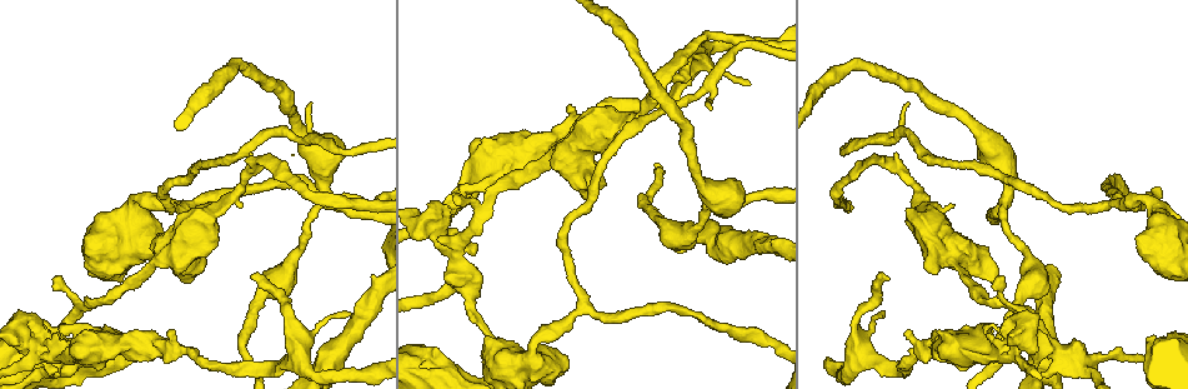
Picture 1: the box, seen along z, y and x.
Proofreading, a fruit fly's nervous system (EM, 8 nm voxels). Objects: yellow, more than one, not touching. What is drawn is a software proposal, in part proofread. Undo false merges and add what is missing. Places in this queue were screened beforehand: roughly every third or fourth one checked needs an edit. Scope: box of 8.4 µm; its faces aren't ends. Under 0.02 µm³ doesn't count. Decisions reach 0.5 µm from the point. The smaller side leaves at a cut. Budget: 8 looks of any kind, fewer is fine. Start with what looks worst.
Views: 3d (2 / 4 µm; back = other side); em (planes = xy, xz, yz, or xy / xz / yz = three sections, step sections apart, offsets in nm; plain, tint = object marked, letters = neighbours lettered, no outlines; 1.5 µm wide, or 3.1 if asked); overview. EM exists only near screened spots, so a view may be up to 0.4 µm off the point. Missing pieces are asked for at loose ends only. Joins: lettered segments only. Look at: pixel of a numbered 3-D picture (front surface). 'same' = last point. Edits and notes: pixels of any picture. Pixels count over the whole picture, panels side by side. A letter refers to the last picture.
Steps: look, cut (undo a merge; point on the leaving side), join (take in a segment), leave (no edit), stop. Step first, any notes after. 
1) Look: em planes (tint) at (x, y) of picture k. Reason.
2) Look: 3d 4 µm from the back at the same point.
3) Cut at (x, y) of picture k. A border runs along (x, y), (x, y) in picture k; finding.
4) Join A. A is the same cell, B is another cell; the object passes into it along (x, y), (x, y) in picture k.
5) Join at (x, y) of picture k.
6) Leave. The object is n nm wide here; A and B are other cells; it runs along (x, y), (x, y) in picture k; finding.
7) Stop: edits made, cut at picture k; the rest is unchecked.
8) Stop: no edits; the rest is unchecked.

Look: em planes (tint) at (579, 307) of picture 1. Three-way junction.

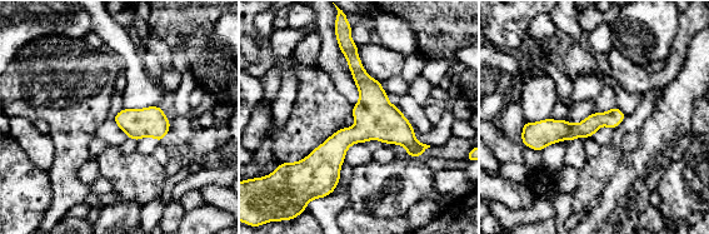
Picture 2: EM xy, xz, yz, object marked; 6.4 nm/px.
Look: em planes (letters) at the same point. See the neighbours.

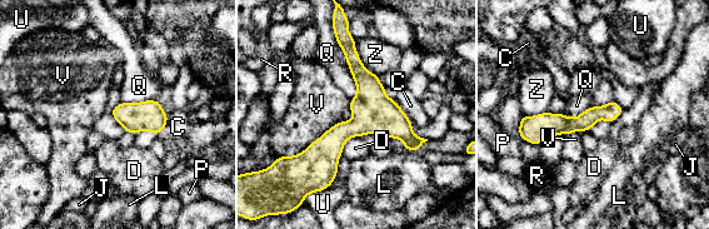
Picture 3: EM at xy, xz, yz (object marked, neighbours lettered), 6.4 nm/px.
Leave. C, D, J, L, P, Q, R, U, V and Z are other cells; one neuron here.

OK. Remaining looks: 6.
Look: 3d 4 µm at (572, 106) of picture 1. Branch stops here.

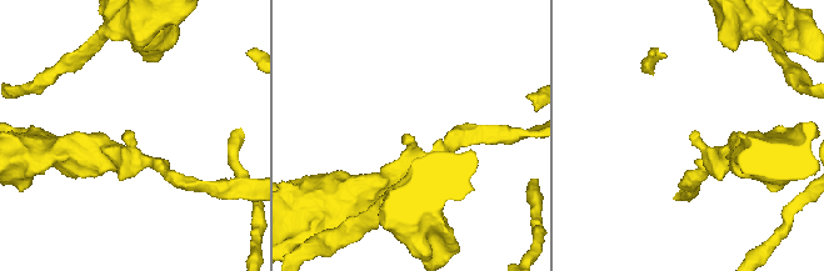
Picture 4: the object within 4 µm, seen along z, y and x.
Look: em planes (letters) at (695, 133) of picture 4. Now the EM.

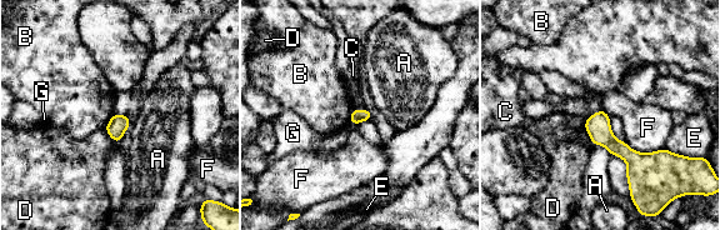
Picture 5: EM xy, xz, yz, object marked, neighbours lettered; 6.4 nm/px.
Leave. A, B, C, D, E, F and G are other cells; it runs along (588, 124), (634, 159), (664, 155) in picture 5; none of them fits.

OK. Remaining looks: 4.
Look: 3d 2 µm at (1007, 198) of picture 1. Arms part here.

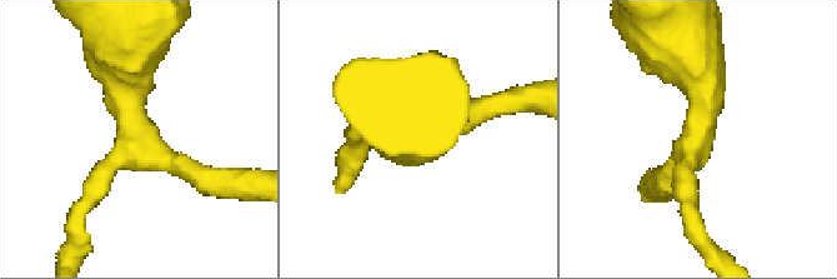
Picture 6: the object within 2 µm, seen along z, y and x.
Look: em xy step 8 (tint) at (692, 142) of picture 6. Now the EM.

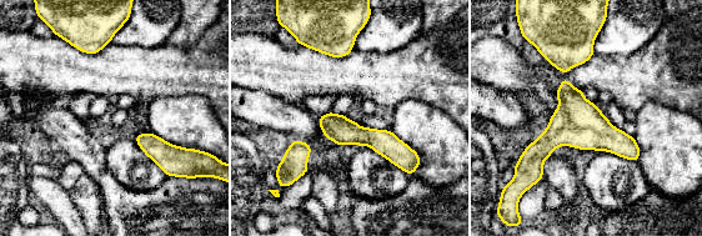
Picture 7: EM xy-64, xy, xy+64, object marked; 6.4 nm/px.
Look: em planes (letters) at the same point.

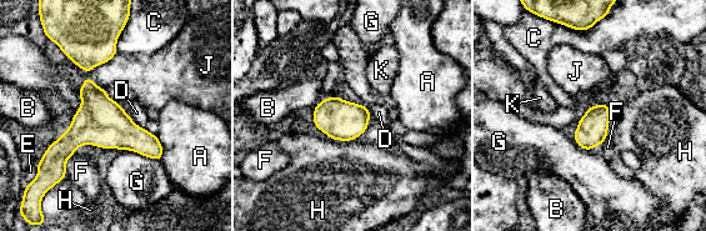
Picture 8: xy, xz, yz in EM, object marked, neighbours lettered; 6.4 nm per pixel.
Leave. A, B, C, D, E, F, G, H, J and K are other cells; a border runs along (331, 139), (355, 140) in picture 8; continuous, no second neuron.

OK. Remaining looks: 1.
Stop: no edits; the rest is unchecked.

